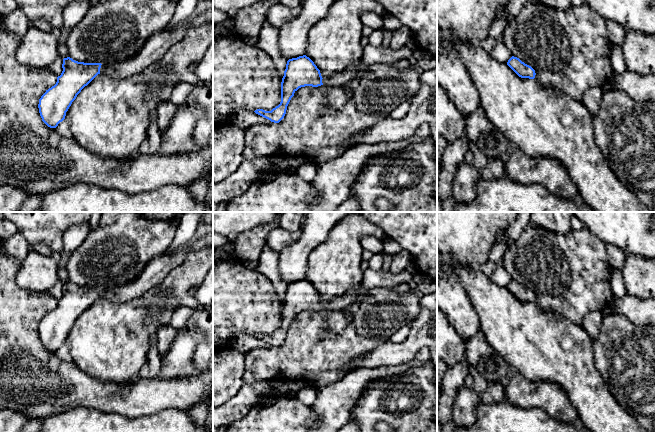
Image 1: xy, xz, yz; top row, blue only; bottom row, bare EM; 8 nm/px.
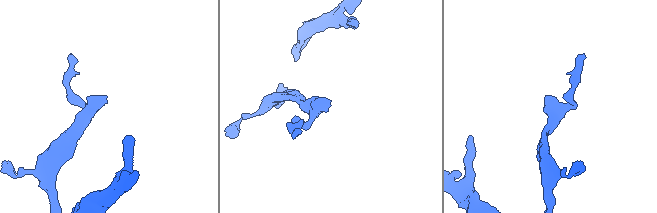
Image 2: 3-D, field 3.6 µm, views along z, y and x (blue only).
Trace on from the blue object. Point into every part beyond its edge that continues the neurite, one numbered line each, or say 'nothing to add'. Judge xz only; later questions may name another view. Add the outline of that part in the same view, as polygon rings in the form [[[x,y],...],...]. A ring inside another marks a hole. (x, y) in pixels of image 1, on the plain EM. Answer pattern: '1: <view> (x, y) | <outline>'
1: xz (354, 297) | [[[360,285],[357,289],[351,290],[345,295],[323,302],[322,307],[326,310],[343,310],[347,307],[357,307],[361,301],[367,298],[368,292],[368,289]]]

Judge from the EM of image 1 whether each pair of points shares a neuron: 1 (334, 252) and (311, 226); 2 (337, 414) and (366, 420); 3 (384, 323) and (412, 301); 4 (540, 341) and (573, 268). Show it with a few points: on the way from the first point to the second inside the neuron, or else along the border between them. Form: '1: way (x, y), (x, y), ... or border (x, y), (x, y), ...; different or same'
1: border (339, 222), (308, 257); different
2: border (360, 396), (353, 407), (349, 419); different
3: way (391, 316), (399, 308), (405, 307); same
4: border (534, 302), (541, 309), (559, 314), (574, 324); different

